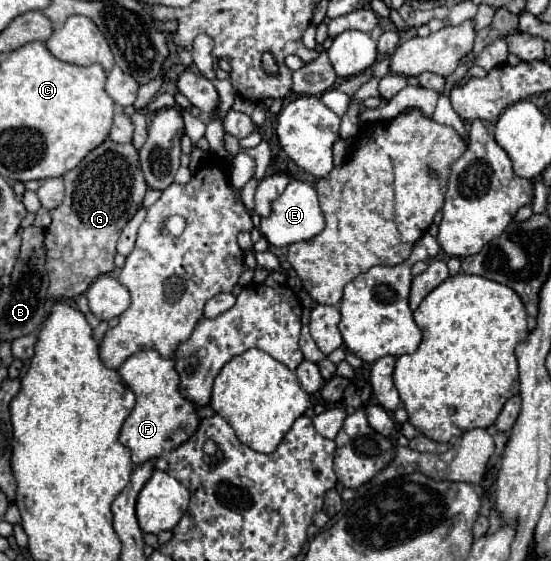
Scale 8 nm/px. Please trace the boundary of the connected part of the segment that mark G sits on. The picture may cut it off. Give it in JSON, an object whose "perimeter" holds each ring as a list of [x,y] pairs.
{"perimeter":[[[109,139],[103,141],[99,147],[95,147],[75,169],[67,171],[63,175],[63,181],[65,181],[65,199],[59,207],[51,211],[51,225],[45,229],[45,269],[51,281],[47,297],[51,301],[75,299],[83,295],[97,277],[115,271],[113,257],[115,257],[117,237],[123,225],[139,209],[147,191],[147,183],[139,169],[137,149],[131,143],[119,145]]]}

